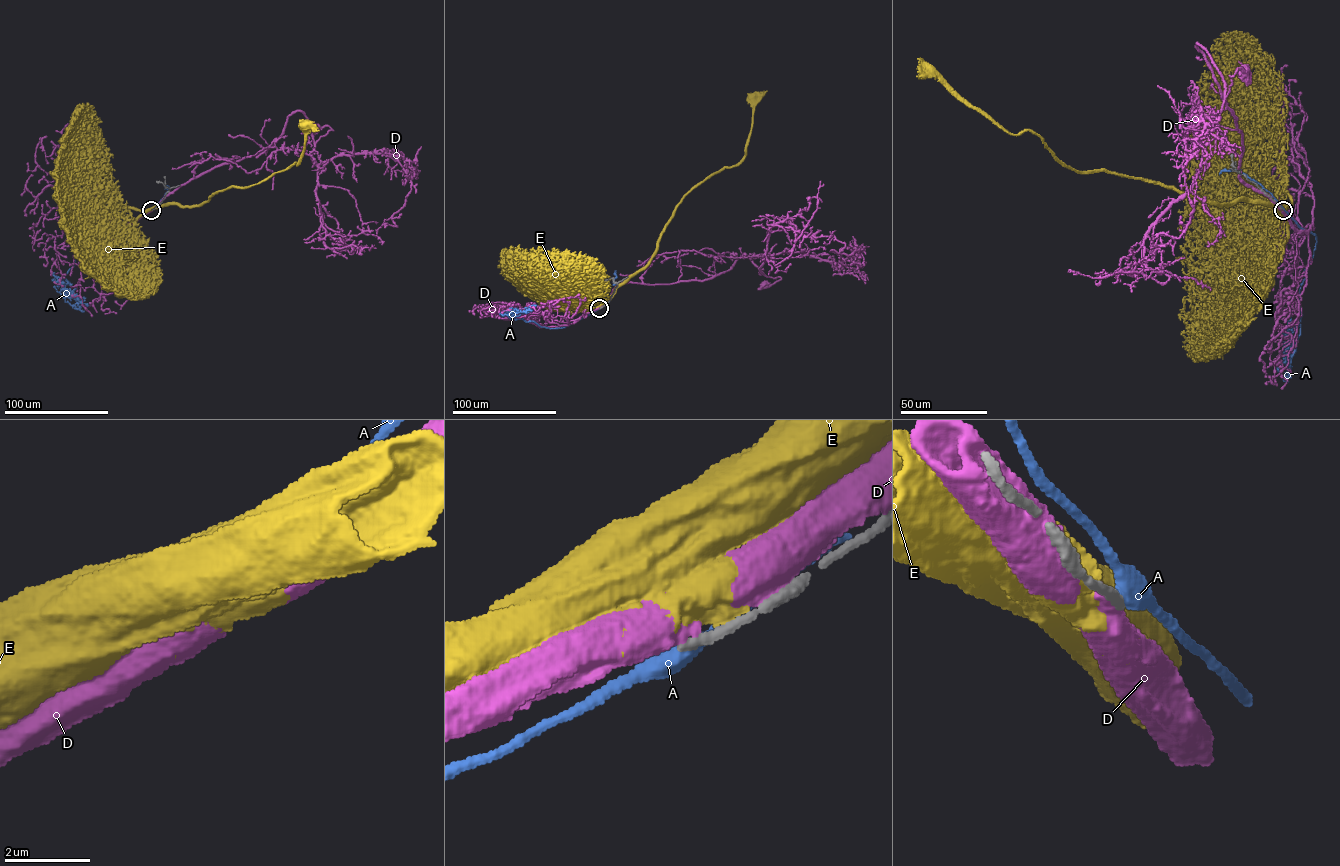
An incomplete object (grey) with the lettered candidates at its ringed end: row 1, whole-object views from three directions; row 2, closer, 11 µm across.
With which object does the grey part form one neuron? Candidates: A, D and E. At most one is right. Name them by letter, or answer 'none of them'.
none of them

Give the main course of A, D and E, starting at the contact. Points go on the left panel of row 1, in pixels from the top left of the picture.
A: (152, 209), (102, 229), (74, 255), (74, 265), (62, 287), (84, 311)
D: (152, 209), (205, 172), (267, 149), (295, 111), (306, 117), (315, 143), (333, 130), (327, 125), (317, 127)
E: (153, 209), (169, 204), (198, 206), (216, 192), (232, 187), (249, 187), (296, 162), (298, 165), (307, 125)

